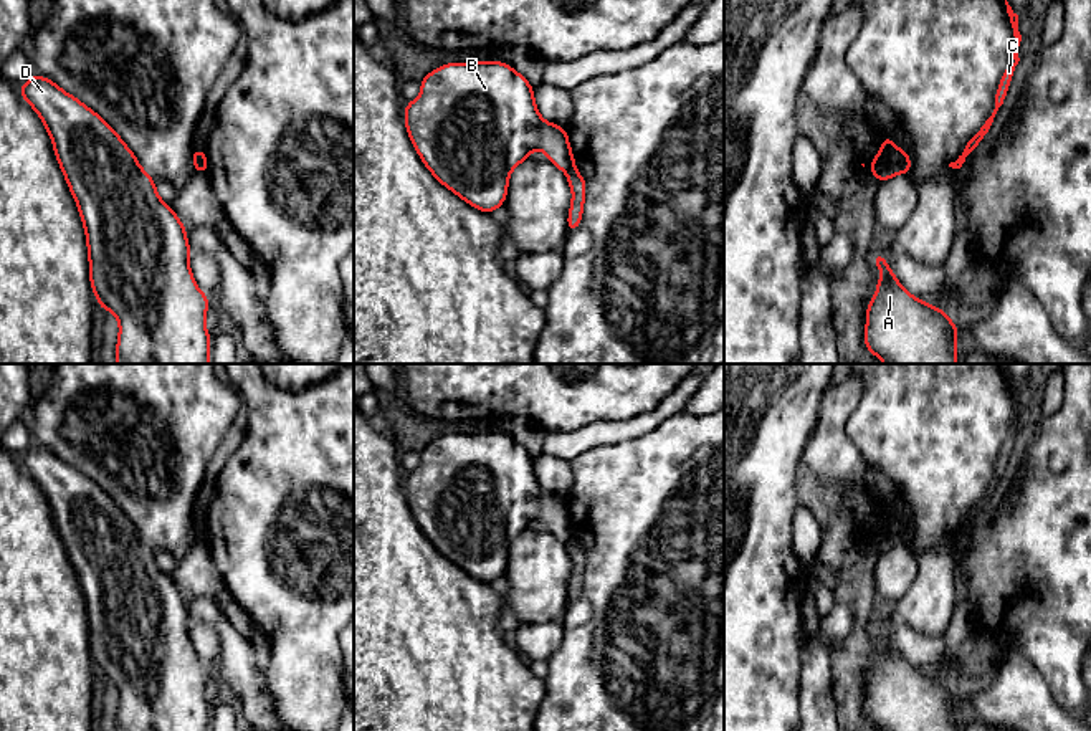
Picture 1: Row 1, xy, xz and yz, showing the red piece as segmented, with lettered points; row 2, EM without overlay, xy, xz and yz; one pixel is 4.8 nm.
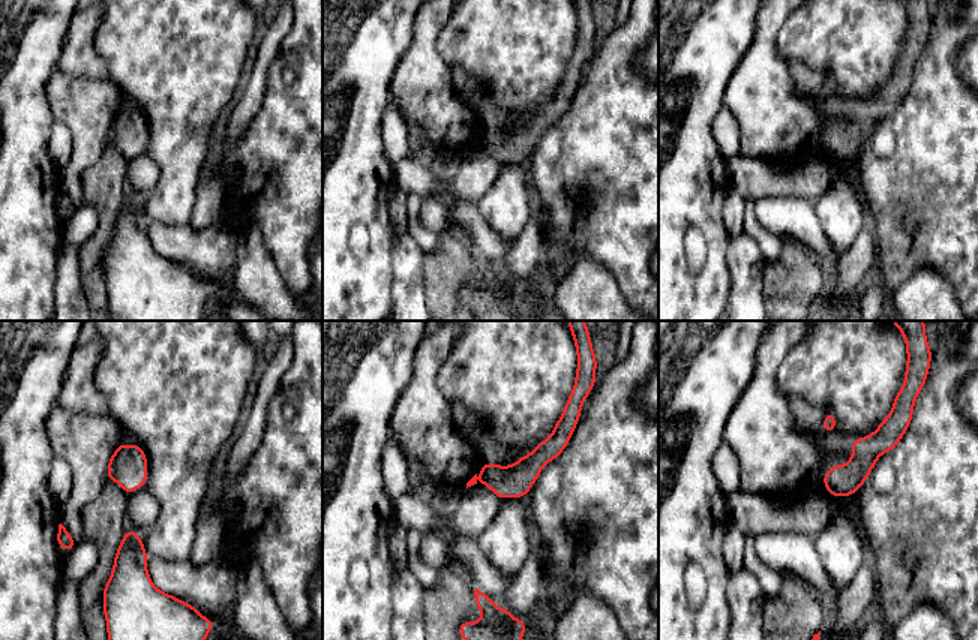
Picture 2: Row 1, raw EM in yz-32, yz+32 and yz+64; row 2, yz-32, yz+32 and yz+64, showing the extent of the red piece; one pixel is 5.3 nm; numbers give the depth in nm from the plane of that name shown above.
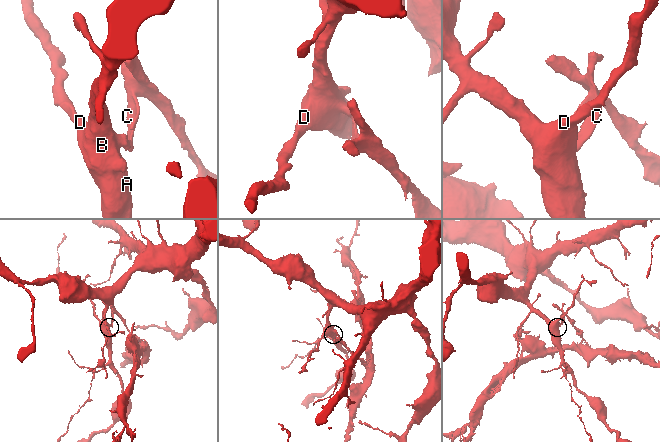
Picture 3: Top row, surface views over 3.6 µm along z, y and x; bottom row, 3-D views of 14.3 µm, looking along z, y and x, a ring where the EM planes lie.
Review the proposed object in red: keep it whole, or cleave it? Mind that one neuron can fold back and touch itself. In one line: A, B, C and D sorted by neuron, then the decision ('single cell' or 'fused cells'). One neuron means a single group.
groups A B D / C; fused cells

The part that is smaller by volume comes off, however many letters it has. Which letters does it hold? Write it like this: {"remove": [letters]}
{"remove": ["C"]}

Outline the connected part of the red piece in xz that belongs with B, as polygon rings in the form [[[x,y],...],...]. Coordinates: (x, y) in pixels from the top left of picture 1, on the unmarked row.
[[[446,433],[426,445],[420,456],[422,466],[410,471],[403,480],[410,511],[435,549],[471,577],[488,584],[499,579],[507,566],[511,541],[536,519],[542,519],[547,531],[564,542],[574,538],[575,529],[567,499],[541,488],[534,473],[534,458],[507,433]]]

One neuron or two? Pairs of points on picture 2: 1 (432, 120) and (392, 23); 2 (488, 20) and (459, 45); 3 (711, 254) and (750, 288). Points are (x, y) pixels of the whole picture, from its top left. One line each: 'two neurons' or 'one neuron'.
1: two neurons
2: one neuron
3: two neurons

